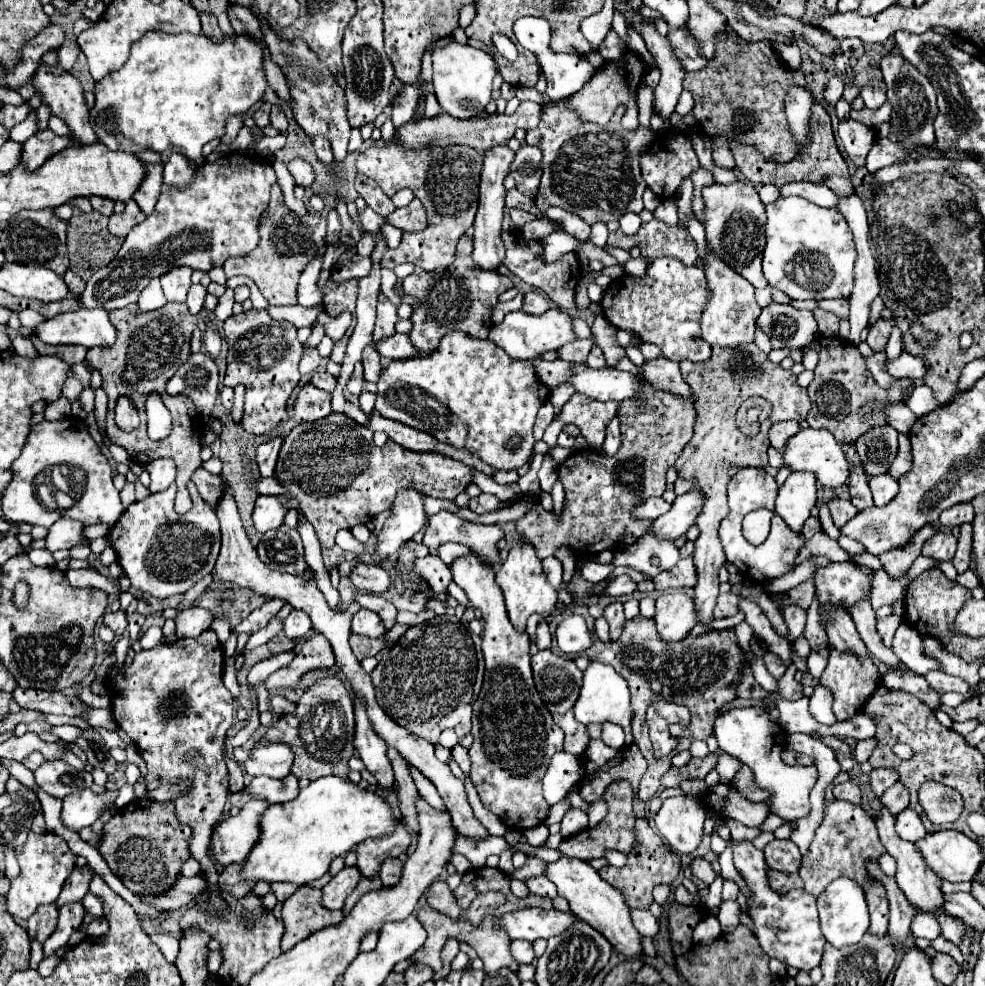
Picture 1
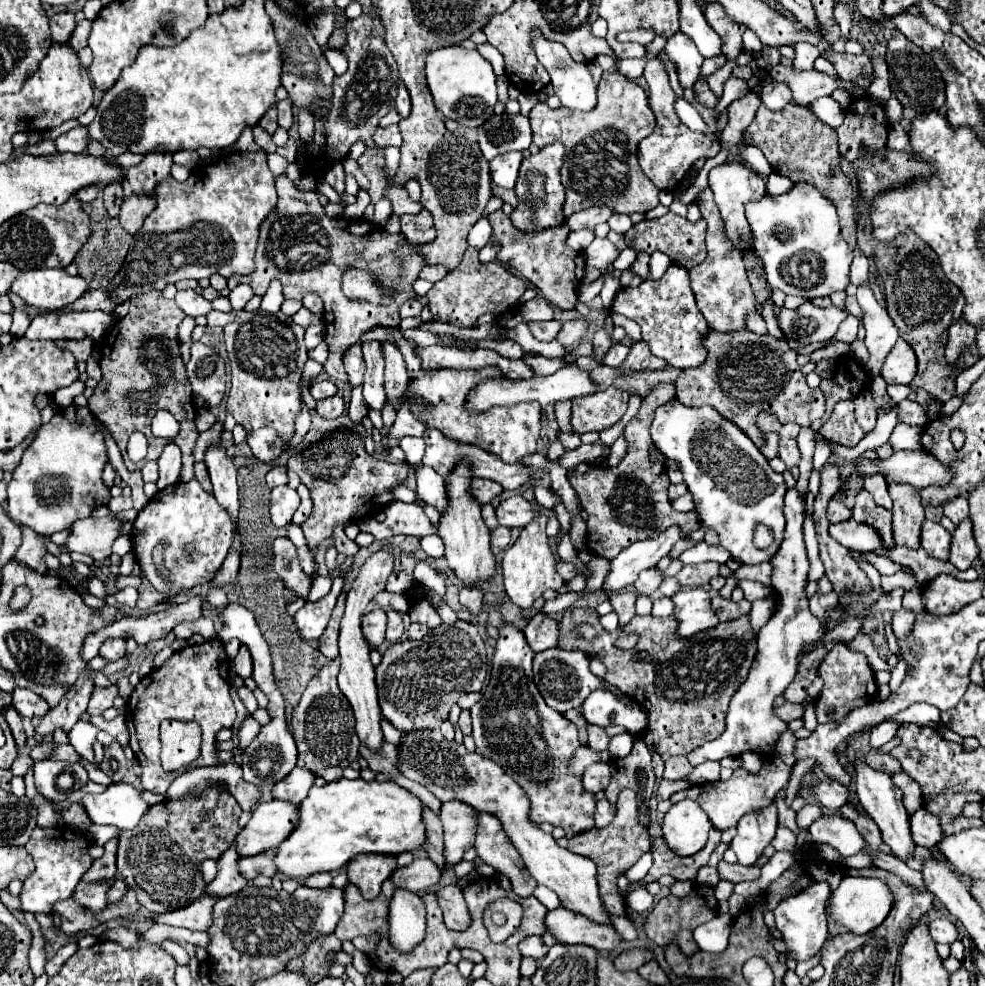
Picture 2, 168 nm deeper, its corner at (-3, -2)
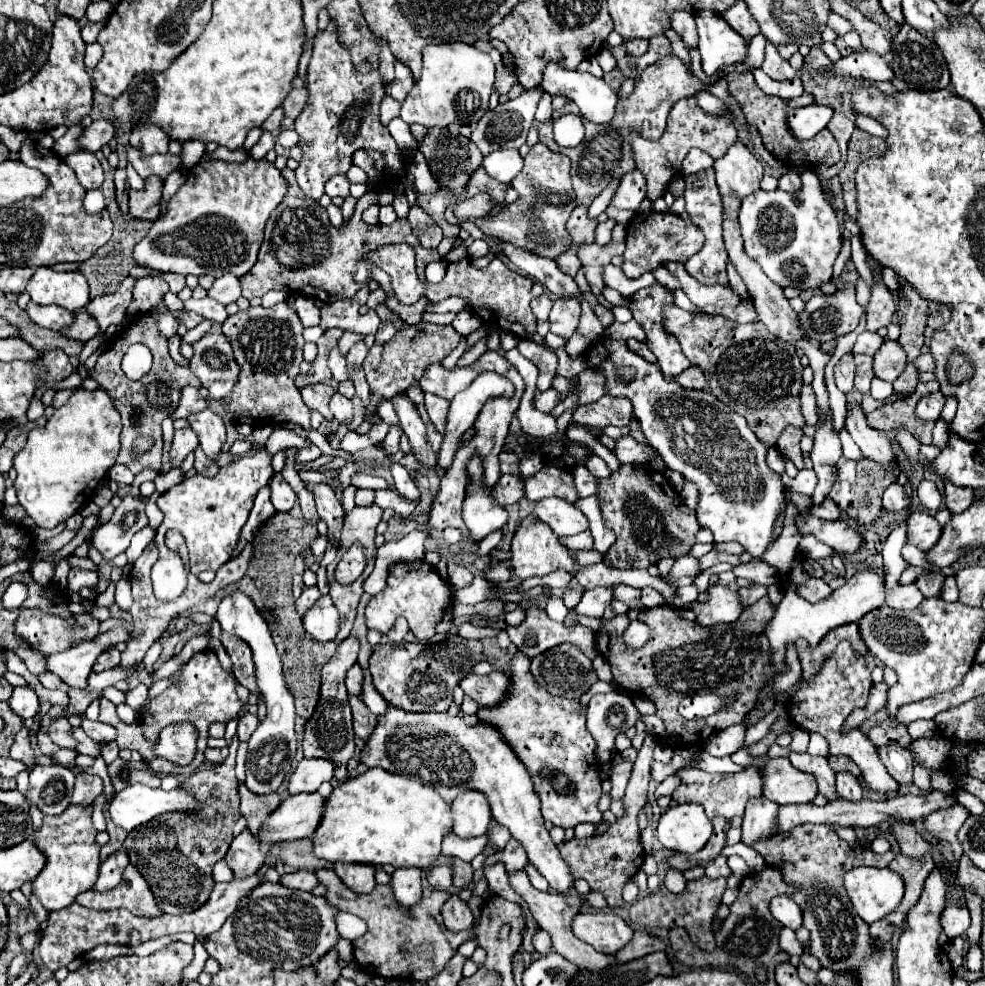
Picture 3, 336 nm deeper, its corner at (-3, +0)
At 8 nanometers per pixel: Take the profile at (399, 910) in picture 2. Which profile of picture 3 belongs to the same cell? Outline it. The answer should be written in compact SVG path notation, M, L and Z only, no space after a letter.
M399 868L391 876L391 890L399 906L409 908L421 900L421 870L419 868Z

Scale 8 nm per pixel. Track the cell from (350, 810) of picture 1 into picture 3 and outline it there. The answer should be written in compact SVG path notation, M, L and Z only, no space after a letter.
M371 768L333 788L325 798L323 818L313 834L313 854L331 864L393 864L429 868L441 854L441 838L451 832L451 808L433 788Z

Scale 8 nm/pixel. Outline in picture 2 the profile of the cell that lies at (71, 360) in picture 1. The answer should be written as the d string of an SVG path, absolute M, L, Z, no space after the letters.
M83 338L83 340L59 340L57 342L63 350L69 350L77 360L87 360L91 350L93 350L93 338Z

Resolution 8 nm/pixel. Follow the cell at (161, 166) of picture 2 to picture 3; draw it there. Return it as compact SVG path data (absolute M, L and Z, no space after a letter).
M145 124L135 128L129 134L129 144L133 148L139 148L143 154L167 154L169 138L165 132L153 124Z

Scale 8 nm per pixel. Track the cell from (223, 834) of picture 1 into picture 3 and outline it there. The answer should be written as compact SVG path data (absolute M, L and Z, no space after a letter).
M297 794L285 798L269 816L269 824L263 824L257 838L263 844L275 844L285 840L307 838L315 832L325 798L321 794Z

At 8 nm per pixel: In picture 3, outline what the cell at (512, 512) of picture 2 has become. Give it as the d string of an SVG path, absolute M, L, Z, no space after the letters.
M559 498L539 500L533 510L539 520L549 524L555 534L559 536L573 536L589 528L589 522L583 512L579 512L571 502Z

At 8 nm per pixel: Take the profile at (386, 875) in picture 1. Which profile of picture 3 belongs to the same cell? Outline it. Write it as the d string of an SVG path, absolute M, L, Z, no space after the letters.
M441 864L441 866L431 866L429 868L429 874L427 874L427 880L431 886L435 888L441 888L441 890L447 890L451 886L451 868L447 864Z

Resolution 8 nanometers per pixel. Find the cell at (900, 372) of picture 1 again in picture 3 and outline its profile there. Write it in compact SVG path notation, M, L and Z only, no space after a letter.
M885 340L873 358L875 358L873 362L875 376L885 382L895 382L903 372L903 368L907 366L907 354L903 352L901 344L891 340Z

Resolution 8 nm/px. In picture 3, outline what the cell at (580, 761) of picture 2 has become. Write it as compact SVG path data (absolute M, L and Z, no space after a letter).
M619 692L595 694L587 706L587 730L595 732L597 758L601 764L609 762L615 752L615 736L625 732L639 718L637 708L629 696Z

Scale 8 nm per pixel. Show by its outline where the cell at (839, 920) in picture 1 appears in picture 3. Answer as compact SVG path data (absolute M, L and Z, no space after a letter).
M853 868L845 874L845 890L855 912L873 924L899 906L903 880L889 868Z

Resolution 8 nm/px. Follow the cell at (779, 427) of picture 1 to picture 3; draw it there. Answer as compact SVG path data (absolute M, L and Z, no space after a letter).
M787 426L787 428L781 432L779 440L777 440L777 448L781 450L781 454L783 454L787 460L791 460L799 470L805 468L803 454L801 454L801 448L799 448L801 436L803 436L803 432L801 432L799 428Z

